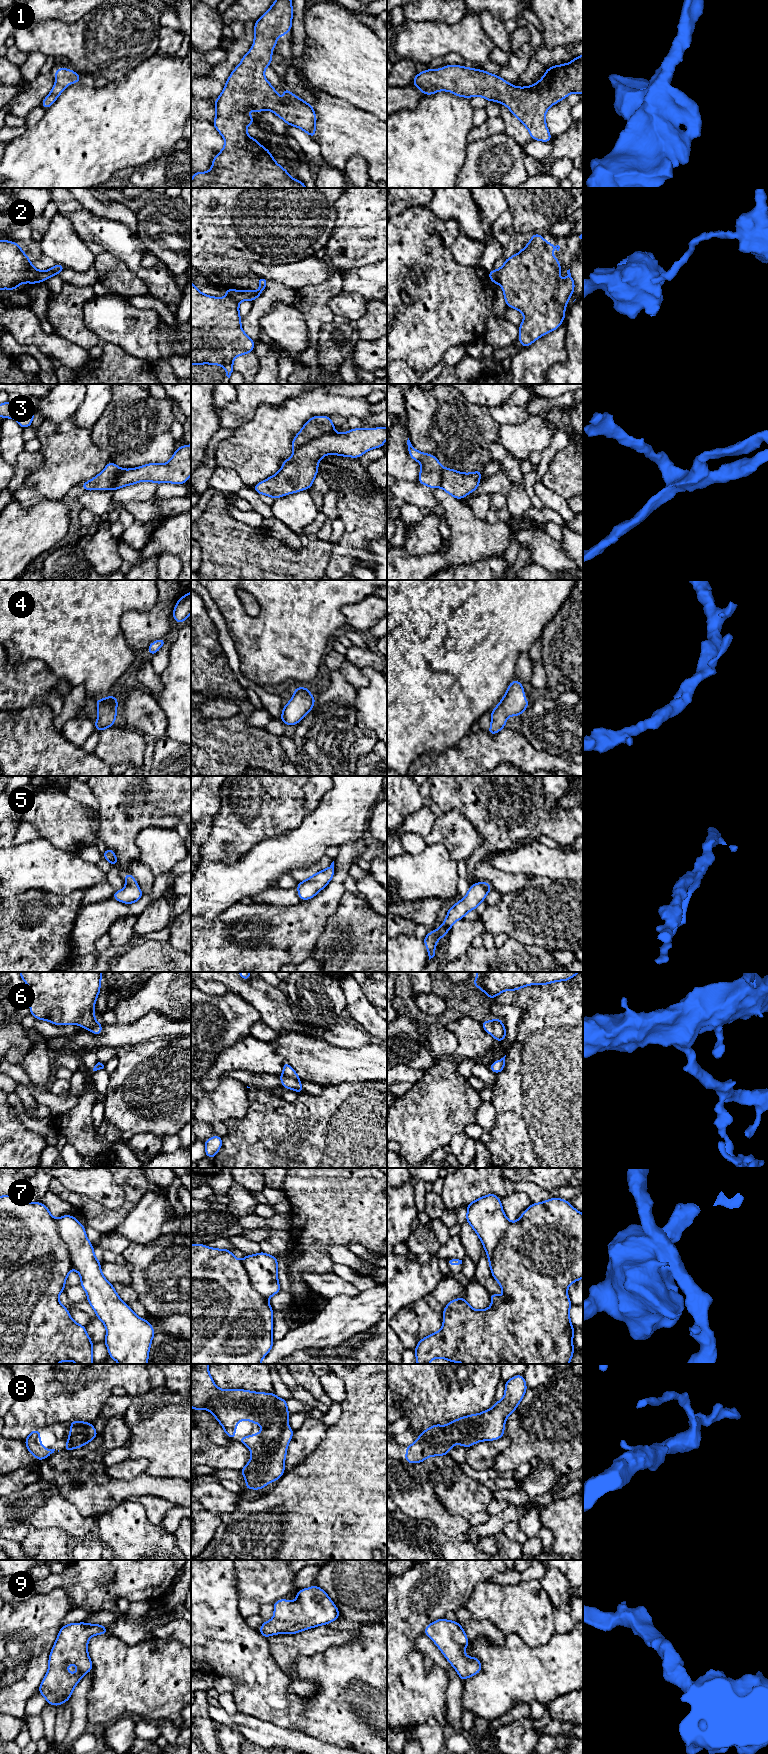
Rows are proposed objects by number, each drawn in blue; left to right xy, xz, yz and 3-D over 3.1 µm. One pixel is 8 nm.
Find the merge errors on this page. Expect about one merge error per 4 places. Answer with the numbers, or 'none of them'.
2, 3, 7

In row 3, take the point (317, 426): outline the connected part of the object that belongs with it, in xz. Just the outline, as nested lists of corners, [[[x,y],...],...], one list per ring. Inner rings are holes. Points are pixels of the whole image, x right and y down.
[[[313,416],[292,439],[292,448],[296,450],[308,441],[333,433],[335,433],[335,426],[329,416]]]

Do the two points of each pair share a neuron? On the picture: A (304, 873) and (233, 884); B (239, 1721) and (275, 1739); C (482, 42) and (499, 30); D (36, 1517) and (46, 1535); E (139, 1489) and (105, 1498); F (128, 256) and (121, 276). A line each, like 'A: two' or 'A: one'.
A: two
B: one
C: two
D: two
E: one
F: two

